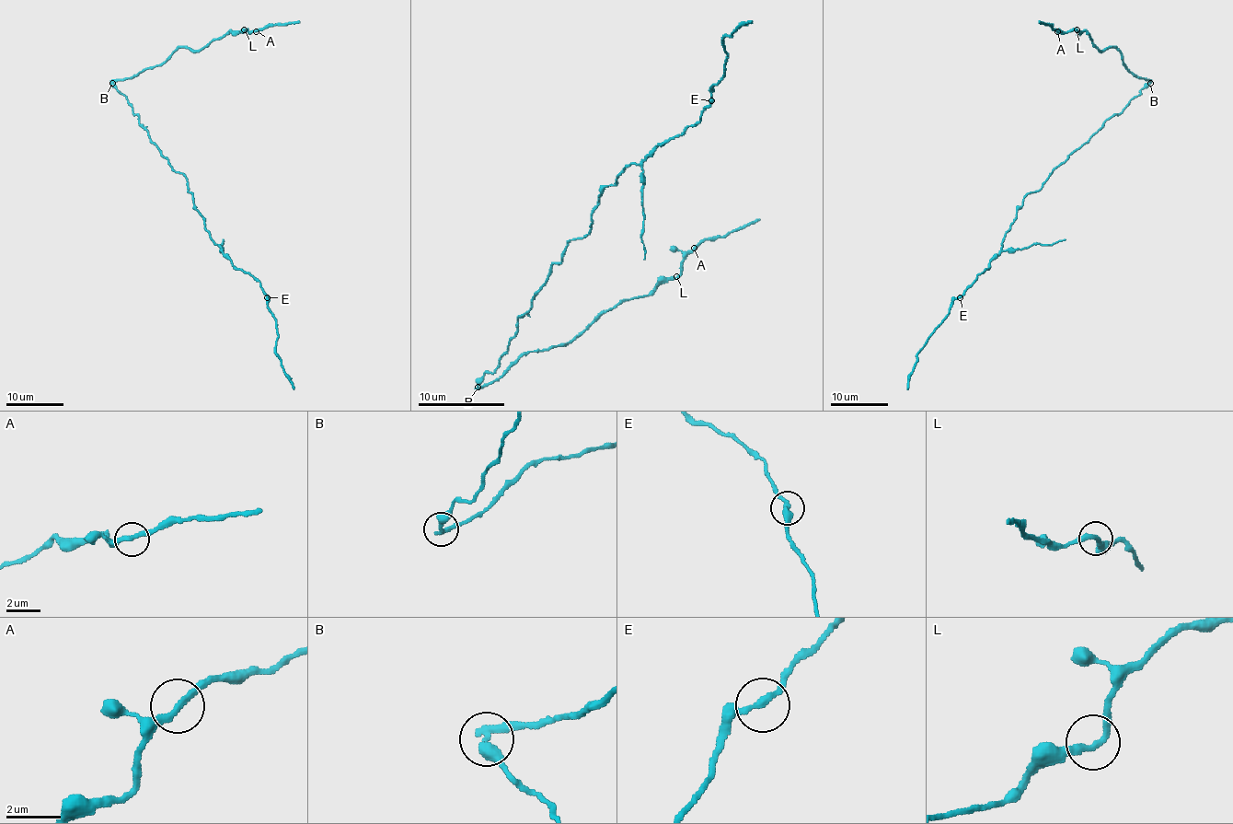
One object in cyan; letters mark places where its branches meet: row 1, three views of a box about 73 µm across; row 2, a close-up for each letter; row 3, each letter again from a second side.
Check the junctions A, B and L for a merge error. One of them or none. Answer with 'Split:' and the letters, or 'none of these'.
Split: B

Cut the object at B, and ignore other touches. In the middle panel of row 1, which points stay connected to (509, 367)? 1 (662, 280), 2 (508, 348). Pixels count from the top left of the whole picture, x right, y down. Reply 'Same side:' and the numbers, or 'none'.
Same side: 1

